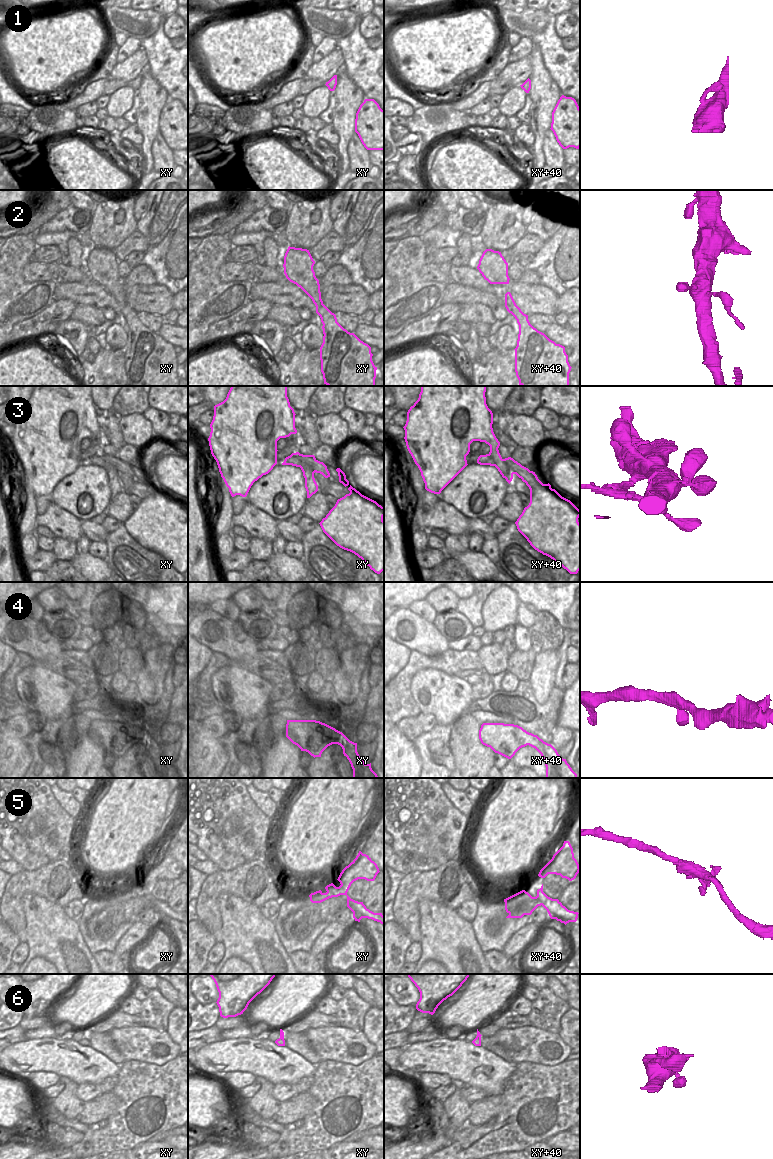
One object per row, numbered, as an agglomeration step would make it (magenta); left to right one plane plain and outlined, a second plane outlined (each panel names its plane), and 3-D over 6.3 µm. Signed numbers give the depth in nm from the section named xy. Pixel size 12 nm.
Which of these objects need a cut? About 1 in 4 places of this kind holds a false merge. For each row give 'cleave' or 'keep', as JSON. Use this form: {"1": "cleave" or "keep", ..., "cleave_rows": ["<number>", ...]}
{"1": "keep", "2": "keep", "3": "cleave", "4": "keep", "5": "keep", "6": "keep", "cleave_rows": ["3"]}

